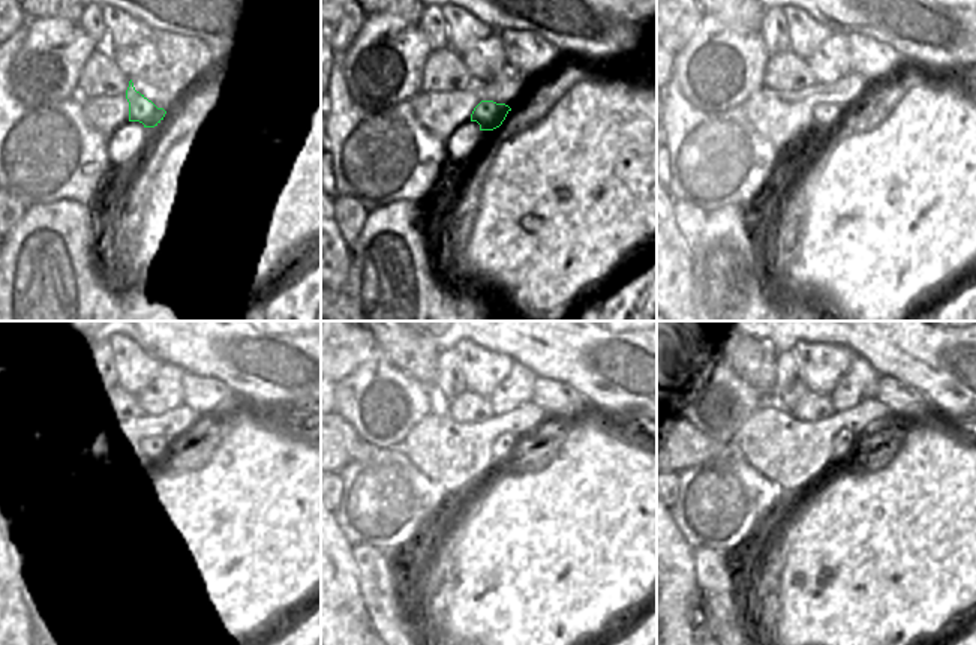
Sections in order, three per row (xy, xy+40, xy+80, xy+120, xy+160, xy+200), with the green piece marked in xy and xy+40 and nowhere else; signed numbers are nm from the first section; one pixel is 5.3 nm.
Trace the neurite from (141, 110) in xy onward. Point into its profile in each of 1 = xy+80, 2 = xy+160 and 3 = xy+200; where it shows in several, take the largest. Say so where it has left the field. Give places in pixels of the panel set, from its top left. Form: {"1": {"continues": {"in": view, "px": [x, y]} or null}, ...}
{"1": {"continues": {"in": "xy+80", "px": [828, 116]}}, "2": {"continues": {"in": "xy+160", "px": [505, 446]}}, "3": {"continues": {"in": "xy+200", "px": [852, 446]}}}

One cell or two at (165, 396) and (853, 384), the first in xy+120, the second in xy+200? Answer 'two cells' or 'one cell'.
one cell

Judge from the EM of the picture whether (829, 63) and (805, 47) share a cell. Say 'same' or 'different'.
different

